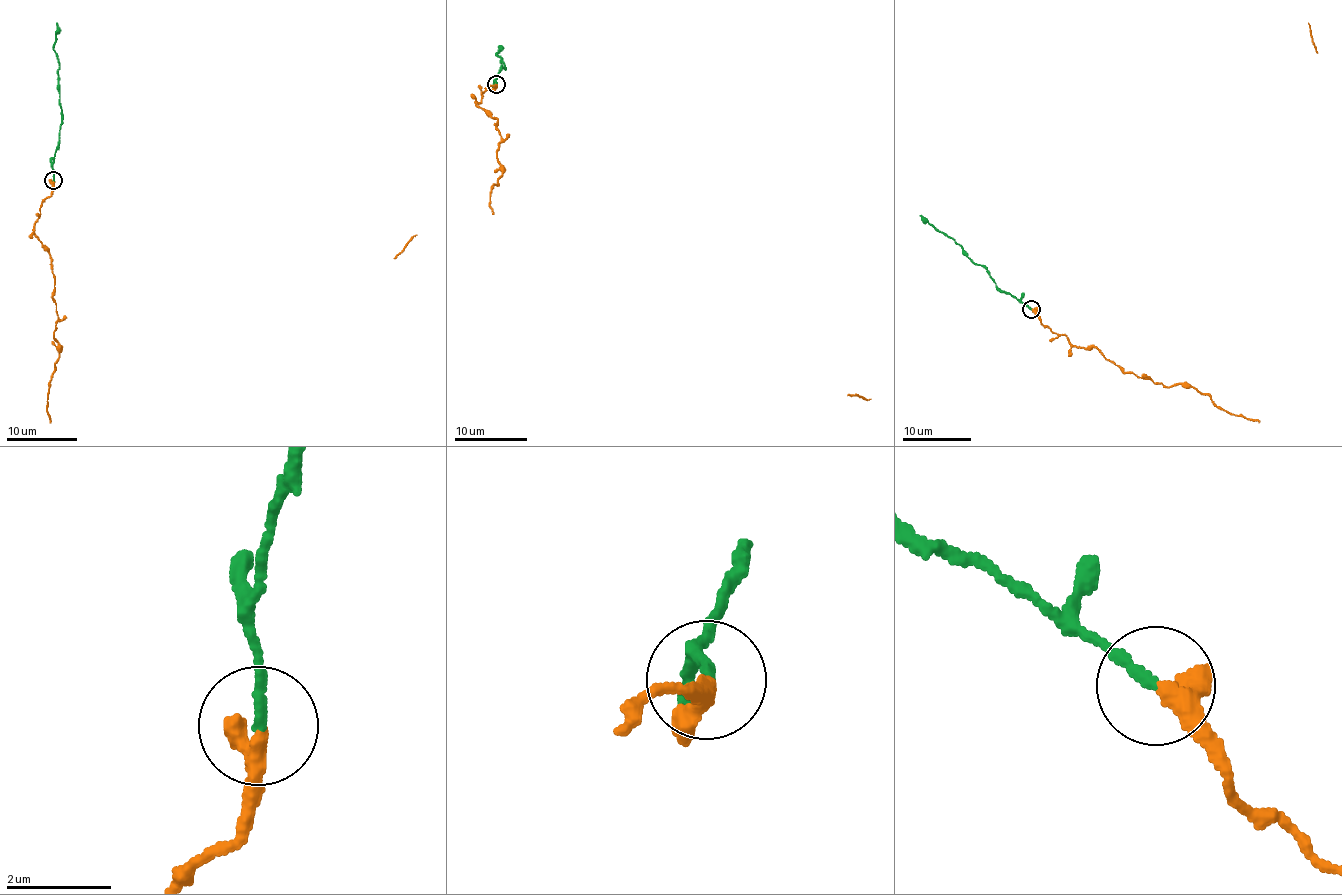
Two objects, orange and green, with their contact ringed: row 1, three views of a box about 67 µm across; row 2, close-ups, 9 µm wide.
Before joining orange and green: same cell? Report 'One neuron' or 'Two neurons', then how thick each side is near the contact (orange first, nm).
One neuron. Thickness 240 nm (orange) against 200 nm

